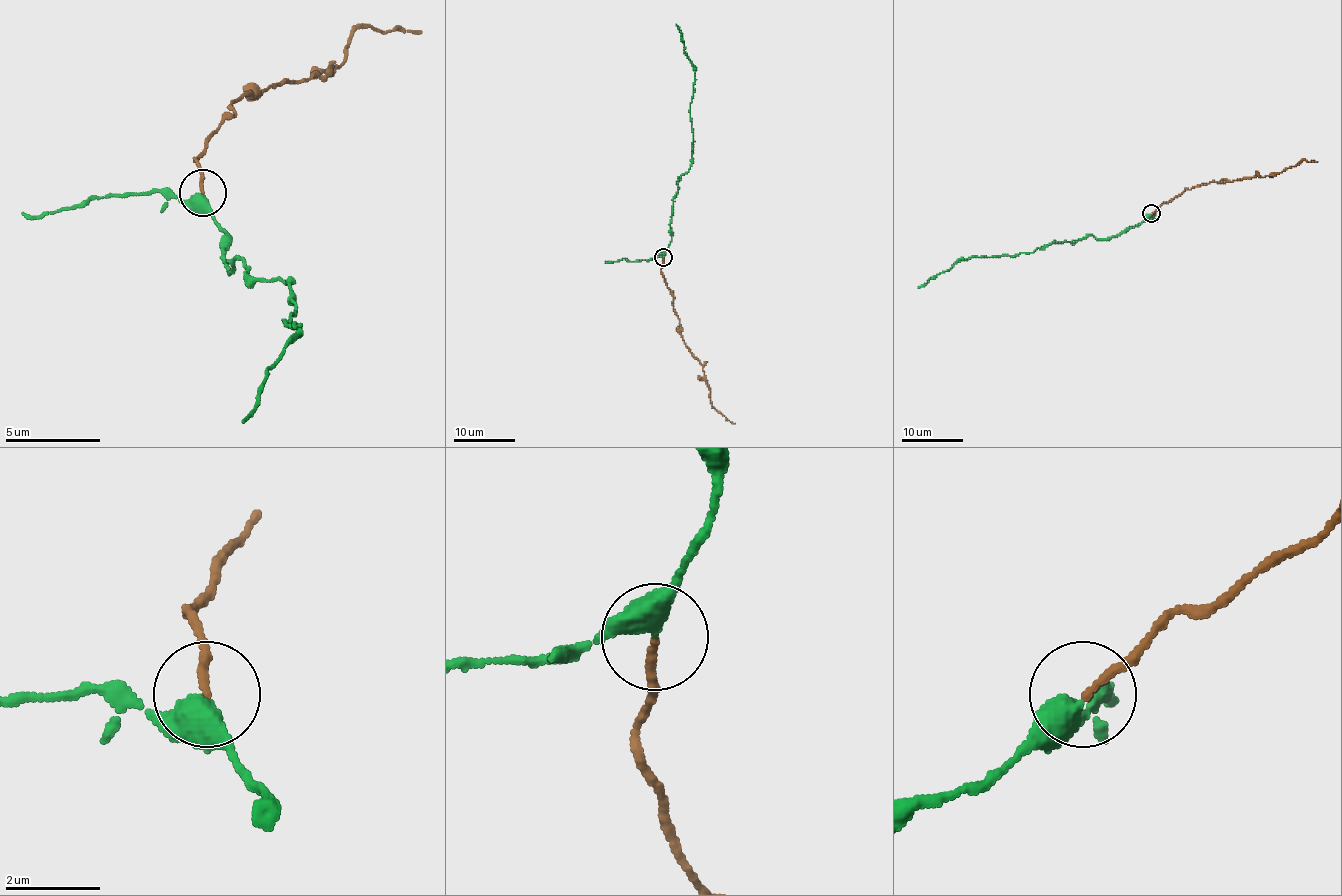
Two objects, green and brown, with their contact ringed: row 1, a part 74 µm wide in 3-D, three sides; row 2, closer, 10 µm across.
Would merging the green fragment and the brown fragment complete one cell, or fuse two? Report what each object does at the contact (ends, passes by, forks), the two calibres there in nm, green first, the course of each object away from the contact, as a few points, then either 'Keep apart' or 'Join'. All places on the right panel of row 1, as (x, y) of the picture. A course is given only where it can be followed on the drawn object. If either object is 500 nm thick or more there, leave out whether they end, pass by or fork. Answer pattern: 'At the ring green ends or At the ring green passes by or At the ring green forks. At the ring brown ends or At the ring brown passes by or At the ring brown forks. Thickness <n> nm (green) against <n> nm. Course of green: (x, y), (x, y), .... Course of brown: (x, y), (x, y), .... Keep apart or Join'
At the ring green passes by. At the ring brown ends. Thickness 400 nm (green) against 160 nm. Course of green: (1151, 214), (1111, 237), (1095, 239), (1089, 235), (1044, 245), (1032, 252), (960, 259), (949, 269), (918, 288). Course of brown: (1151, 214), (1186, 189), (1214, 181), (1274, 175), (1302, 160), (1317, 161). Join

